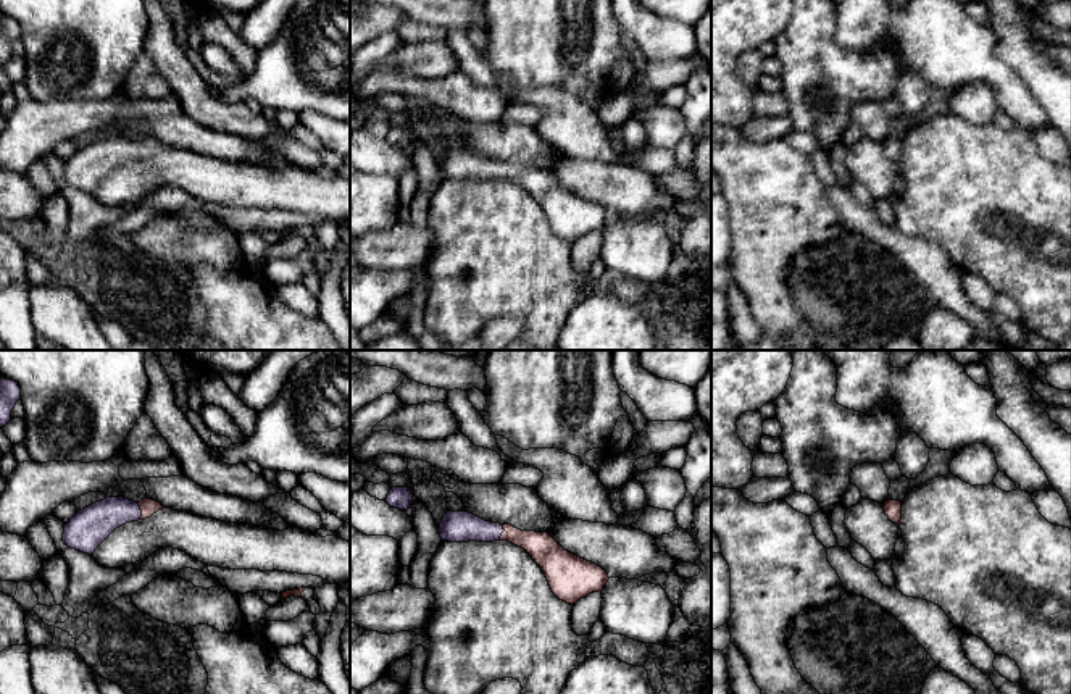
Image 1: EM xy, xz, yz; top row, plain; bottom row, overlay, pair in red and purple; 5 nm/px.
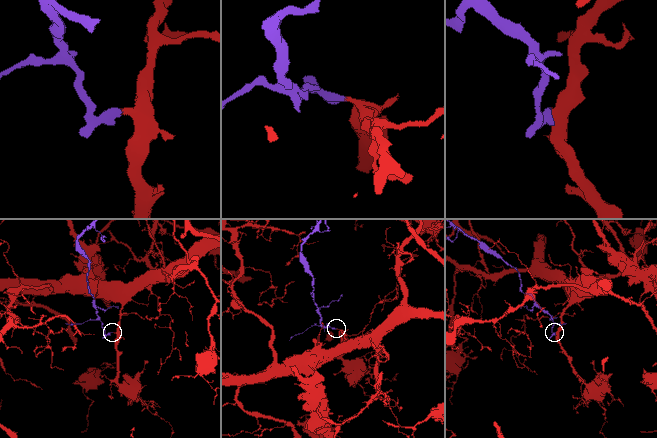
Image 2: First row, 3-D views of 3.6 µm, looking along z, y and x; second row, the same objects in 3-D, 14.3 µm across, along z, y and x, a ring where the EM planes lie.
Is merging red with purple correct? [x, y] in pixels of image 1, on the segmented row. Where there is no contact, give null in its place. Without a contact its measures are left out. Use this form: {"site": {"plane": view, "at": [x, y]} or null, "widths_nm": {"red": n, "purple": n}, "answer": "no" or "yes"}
{"site": {"plane": "xy", "at": [141, 509]}, "widths_nm": {"red": 80, "purple": 190}, "answer": "yes"}

